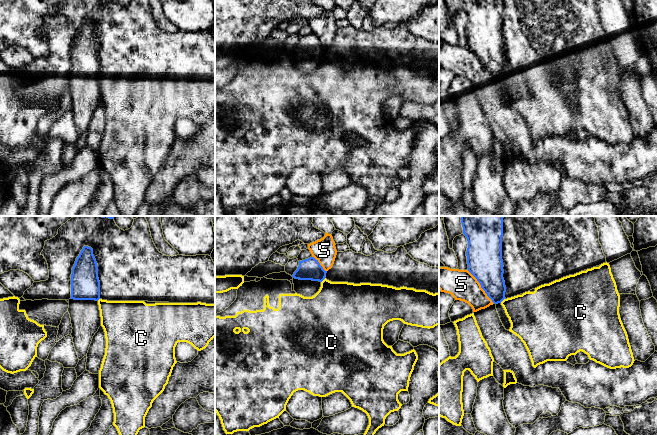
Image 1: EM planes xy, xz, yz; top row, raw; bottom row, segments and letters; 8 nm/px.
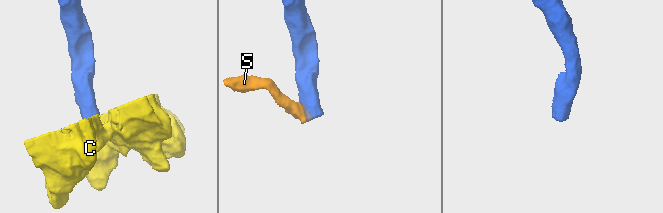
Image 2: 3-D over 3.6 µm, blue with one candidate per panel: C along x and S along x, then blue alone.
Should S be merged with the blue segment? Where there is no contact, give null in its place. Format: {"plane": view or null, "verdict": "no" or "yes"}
{"plane": "yz", "verdict": "no"}

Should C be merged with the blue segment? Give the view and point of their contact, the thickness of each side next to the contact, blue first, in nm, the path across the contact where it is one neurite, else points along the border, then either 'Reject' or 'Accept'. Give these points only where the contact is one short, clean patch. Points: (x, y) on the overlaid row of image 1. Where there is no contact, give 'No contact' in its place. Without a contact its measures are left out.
Touches blue at yz (502, 300). Thickness 220 nm (blue) against 340 nm. Boundary: yz (505, 298), (500, 302). Reject

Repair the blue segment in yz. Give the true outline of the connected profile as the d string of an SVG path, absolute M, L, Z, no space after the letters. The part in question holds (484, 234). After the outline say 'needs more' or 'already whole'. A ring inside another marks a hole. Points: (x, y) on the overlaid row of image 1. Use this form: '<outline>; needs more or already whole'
M461 216L468 241L468 271L496 305L500 320L509 331L511 323L501 302L506 299L503 278L502 236L504 216Z; needs more

